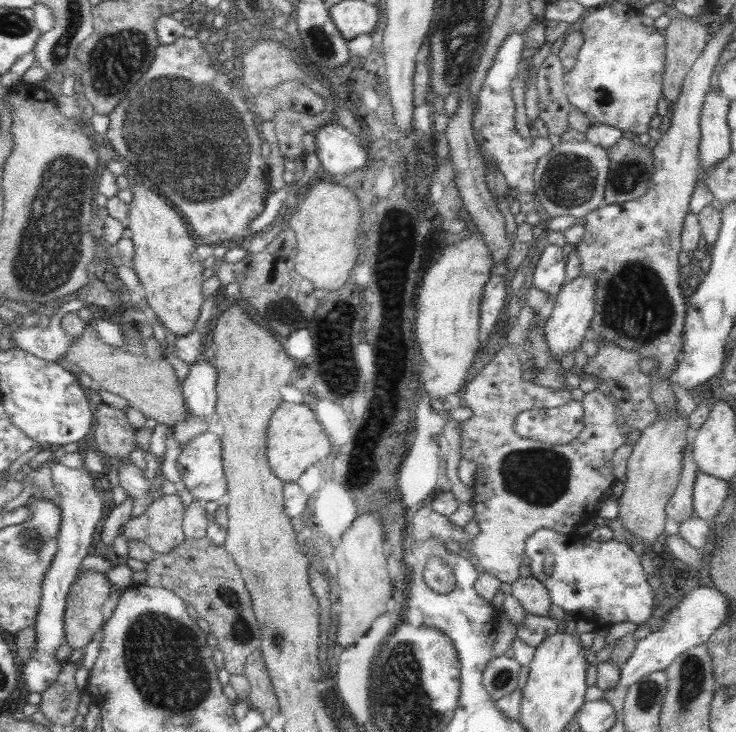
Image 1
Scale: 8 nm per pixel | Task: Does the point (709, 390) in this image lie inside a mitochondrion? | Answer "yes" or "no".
no

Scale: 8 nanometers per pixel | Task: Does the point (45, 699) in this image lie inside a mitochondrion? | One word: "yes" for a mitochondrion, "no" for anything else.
no

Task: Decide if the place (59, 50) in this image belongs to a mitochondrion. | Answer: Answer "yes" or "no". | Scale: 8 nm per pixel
yes

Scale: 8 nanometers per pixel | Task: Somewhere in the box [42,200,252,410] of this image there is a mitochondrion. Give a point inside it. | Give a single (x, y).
(135, 326)

